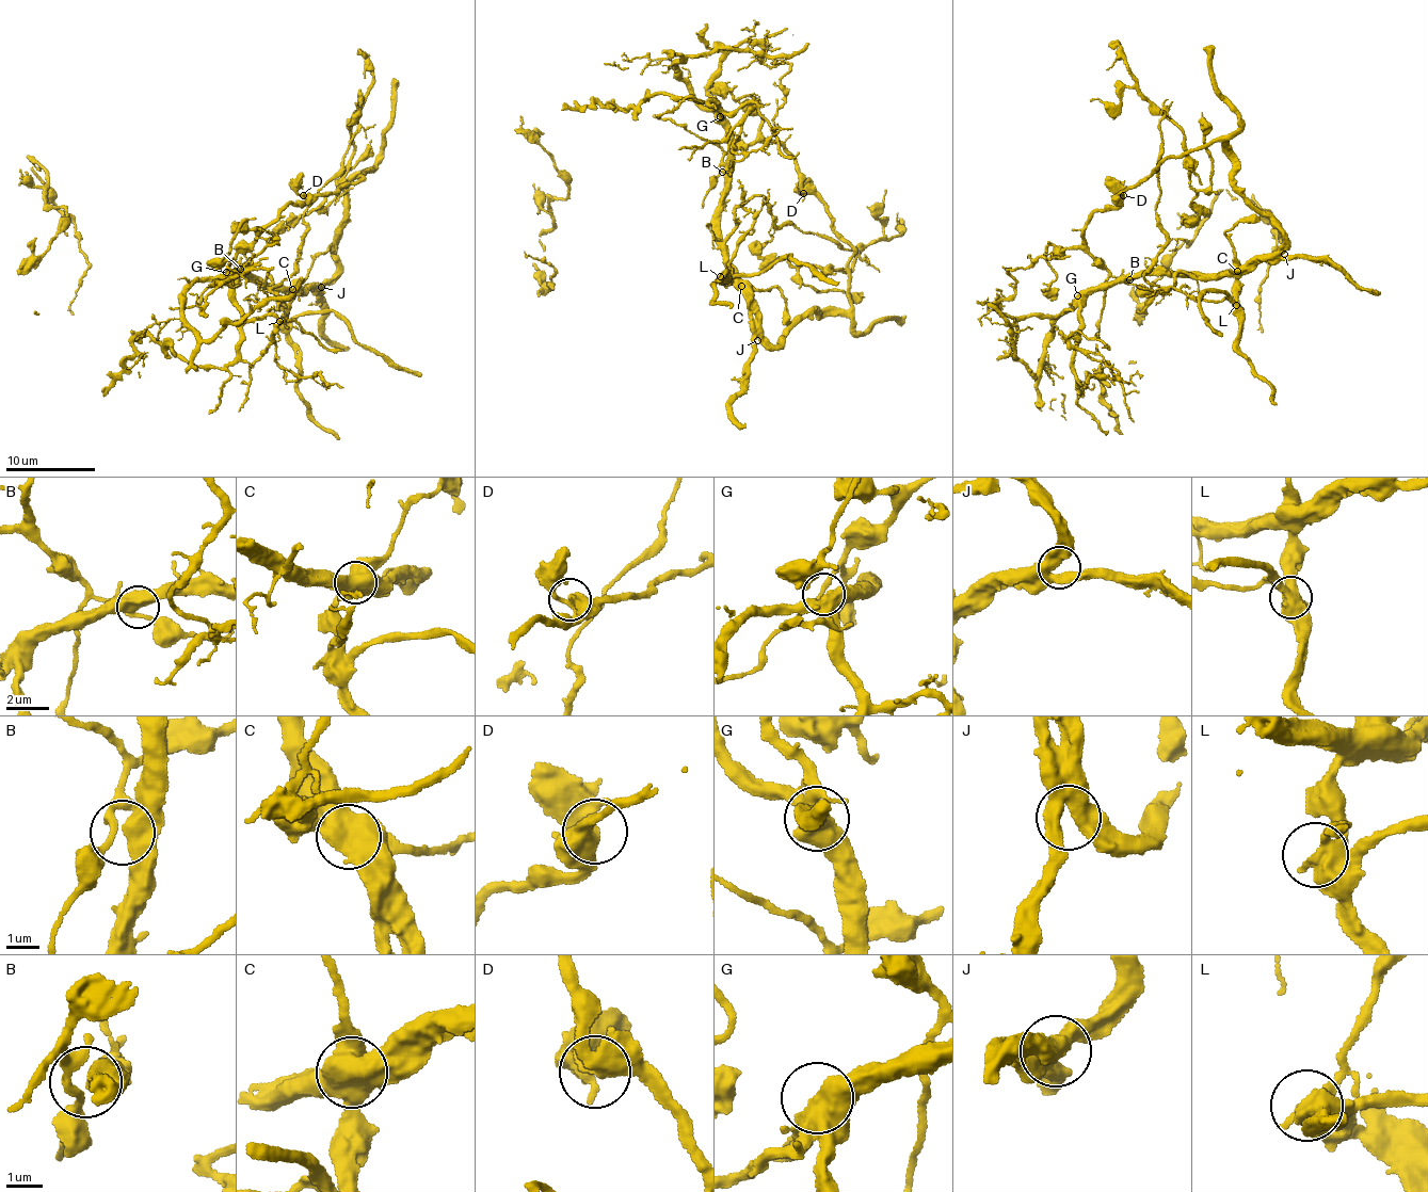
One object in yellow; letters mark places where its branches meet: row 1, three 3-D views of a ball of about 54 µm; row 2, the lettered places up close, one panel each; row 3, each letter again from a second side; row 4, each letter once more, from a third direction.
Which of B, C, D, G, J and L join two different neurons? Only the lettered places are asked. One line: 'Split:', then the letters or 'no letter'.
Split: C, L

